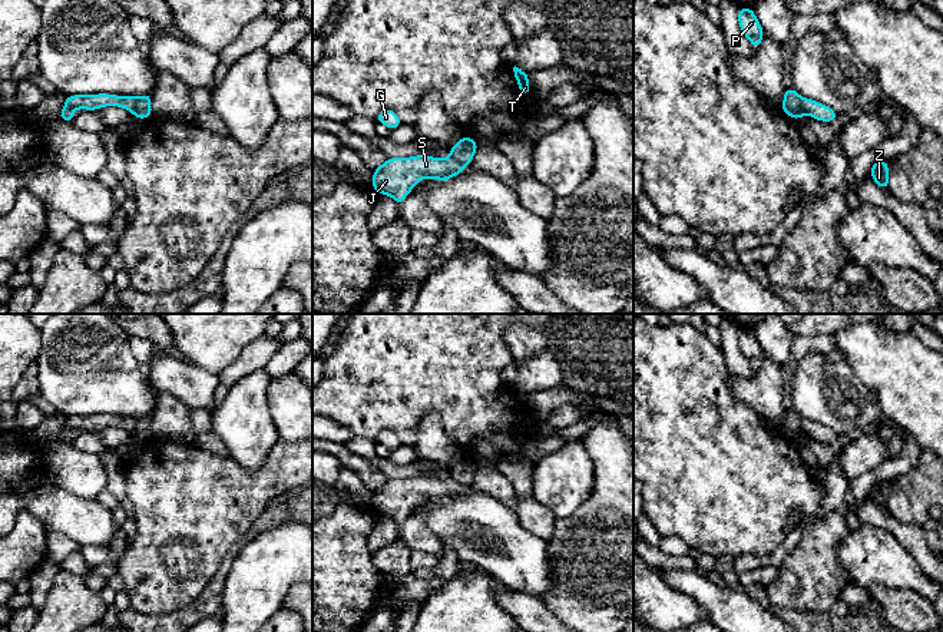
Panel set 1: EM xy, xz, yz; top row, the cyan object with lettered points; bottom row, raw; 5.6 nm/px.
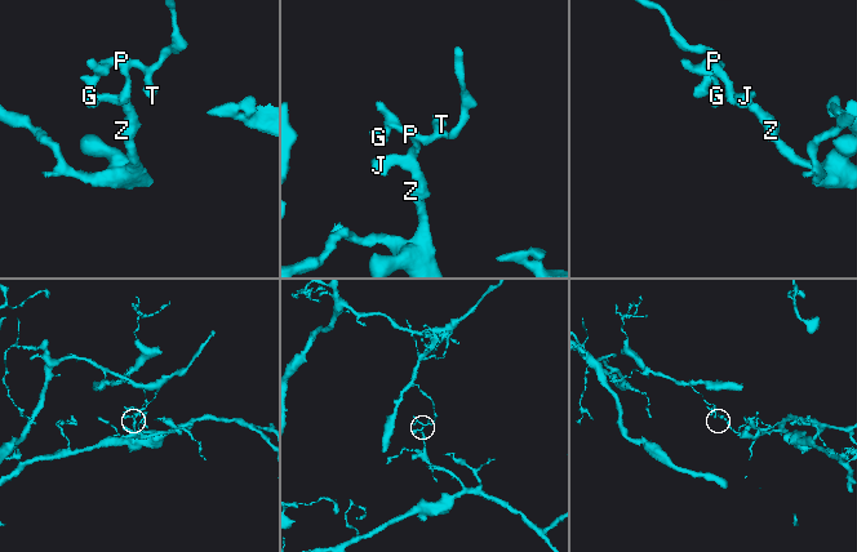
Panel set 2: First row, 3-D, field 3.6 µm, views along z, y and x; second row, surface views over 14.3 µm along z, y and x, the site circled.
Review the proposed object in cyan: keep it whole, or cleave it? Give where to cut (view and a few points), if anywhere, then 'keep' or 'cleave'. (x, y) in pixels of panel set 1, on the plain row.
cut yz (801, 419), (804, 434); cleave

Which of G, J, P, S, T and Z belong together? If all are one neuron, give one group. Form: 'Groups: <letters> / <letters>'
Groups: G P T / J S Z

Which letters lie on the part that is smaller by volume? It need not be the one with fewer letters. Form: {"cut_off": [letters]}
{"cut_off": ["G", "P", "T"]}

